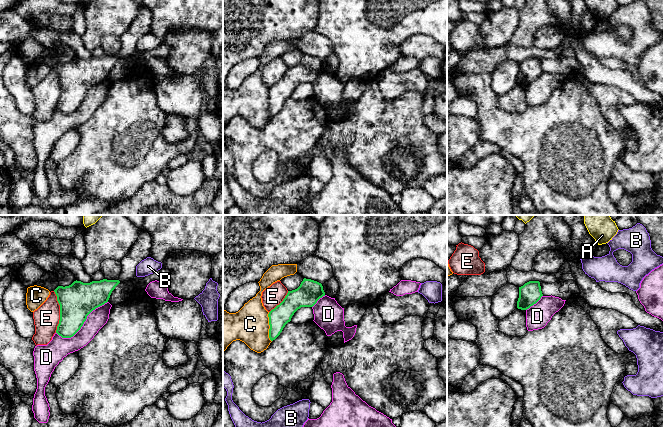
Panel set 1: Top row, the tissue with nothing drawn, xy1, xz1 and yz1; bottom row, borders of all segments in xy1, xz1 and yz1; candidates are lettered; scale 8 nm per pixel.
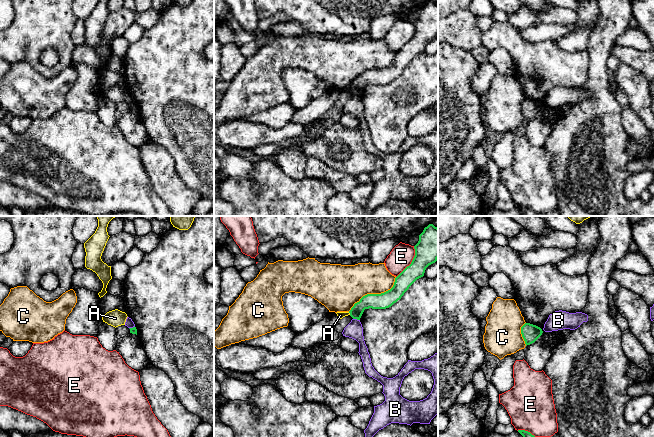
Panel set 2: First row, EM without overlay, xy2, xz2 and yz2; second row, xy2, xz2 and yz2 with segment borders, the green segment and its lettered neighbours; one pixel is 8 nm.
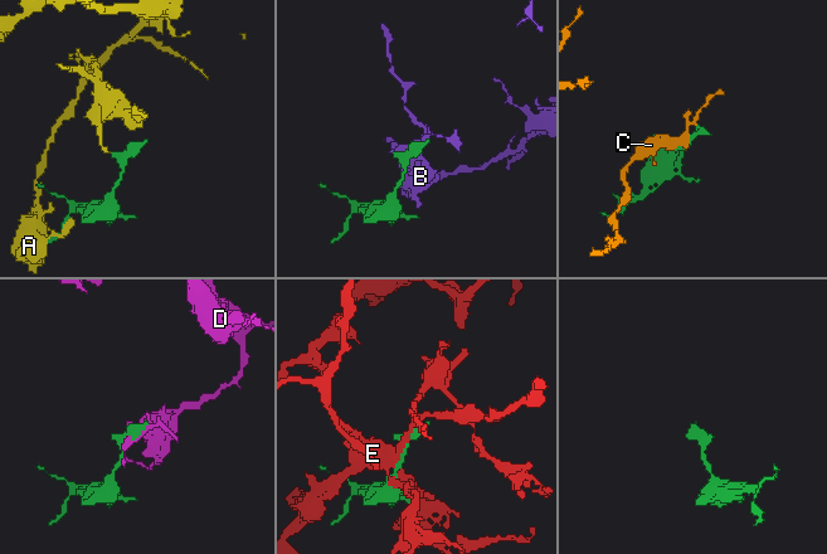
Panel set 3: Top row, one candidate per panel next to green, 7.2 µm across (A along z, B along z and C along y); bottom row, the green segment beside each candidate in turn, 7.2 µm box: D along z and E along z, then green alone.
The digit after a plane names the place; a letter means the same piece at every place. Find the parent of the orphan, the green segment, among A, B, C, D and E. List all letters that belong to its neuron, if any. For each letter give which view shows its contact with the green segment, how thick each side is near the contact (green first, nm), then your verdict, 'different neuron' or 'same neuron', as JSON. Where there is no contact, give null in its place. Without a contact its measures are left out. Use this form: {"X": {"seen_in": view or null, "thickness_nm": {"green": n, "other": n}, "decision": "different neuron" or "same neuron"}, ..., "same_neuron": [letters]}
{"A": {"seen_in": "xz2", "thickness_nm": {"green": 130, "other": 50}, "decision": "different neuron"}, "B": {"seen_in": "xz2", "thickness_nm": {"green": 130, "other": 140}, "decision": "different neuron"}, "C": {"seen_in": "xz2", "thickness_nm": {"green": 130, "other": 320}, "decision": "different neuron"}, "D": {"seen_in": "xy1", "thickness_nm": {"green": 280, "other": 150}, "decision": "different neuron"}, "E": {"seen_in": "xy1", "thickness_nm": {"green": 280, "other": 200}, "decision": "different neuron"}, "same_neuron": []}

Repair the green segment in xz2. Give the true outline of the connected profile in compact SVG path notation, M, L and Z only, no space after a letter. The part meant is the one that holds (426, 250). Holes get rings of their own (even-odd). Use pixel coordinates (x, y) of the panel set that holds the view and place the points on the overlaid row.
M429 224L419 235L419 241L414 246L415 256L409 266L407 266L396 278L393 287L381 294L367 294L359 302L355 303L349 311L353 319L360 320L365 309L386 309L401 299L409 287L419 278L424 276L426 268L435 263L438 259L438 228Z

